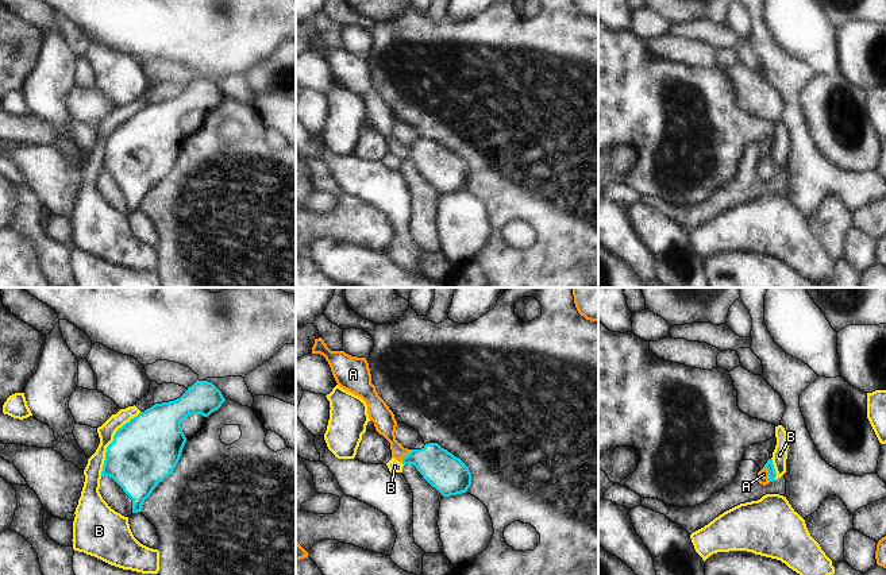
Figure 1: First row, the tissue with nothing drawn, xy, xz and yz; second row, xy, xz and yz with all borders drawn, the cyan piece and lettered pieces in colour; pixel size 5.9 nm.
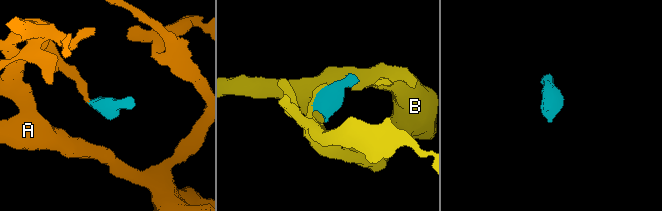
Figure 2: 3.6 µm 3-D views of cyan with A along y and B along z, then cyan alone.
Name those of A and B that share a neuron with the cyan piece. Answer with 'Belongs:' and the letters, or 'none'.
Belongs: A

